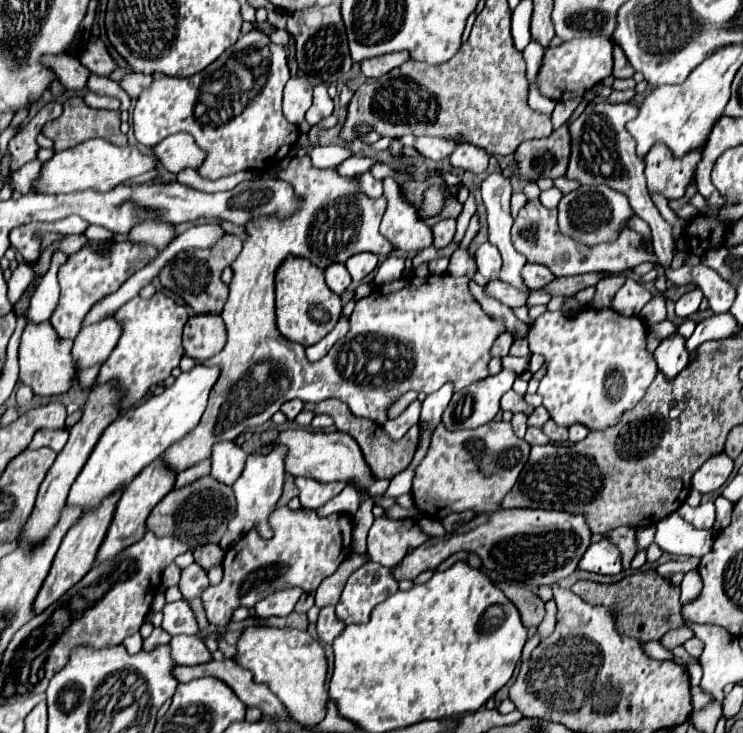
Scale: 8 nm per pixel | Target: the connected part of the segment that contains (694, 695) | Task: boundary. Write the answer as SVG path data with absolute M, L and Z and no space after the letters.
M700 685L691 686L690 694L691 703L694 705L694 709L700 709L700 707L702 707L702 705L706 705L708 701L712 701L712 697L708 697L708 695L704 695L704 693L700 691Z

